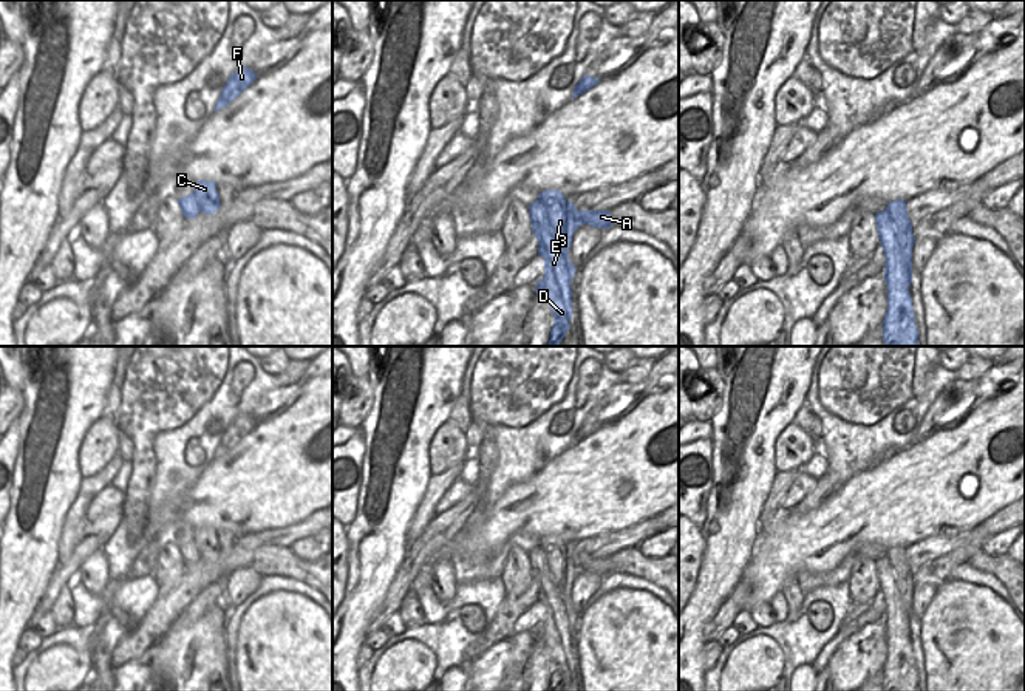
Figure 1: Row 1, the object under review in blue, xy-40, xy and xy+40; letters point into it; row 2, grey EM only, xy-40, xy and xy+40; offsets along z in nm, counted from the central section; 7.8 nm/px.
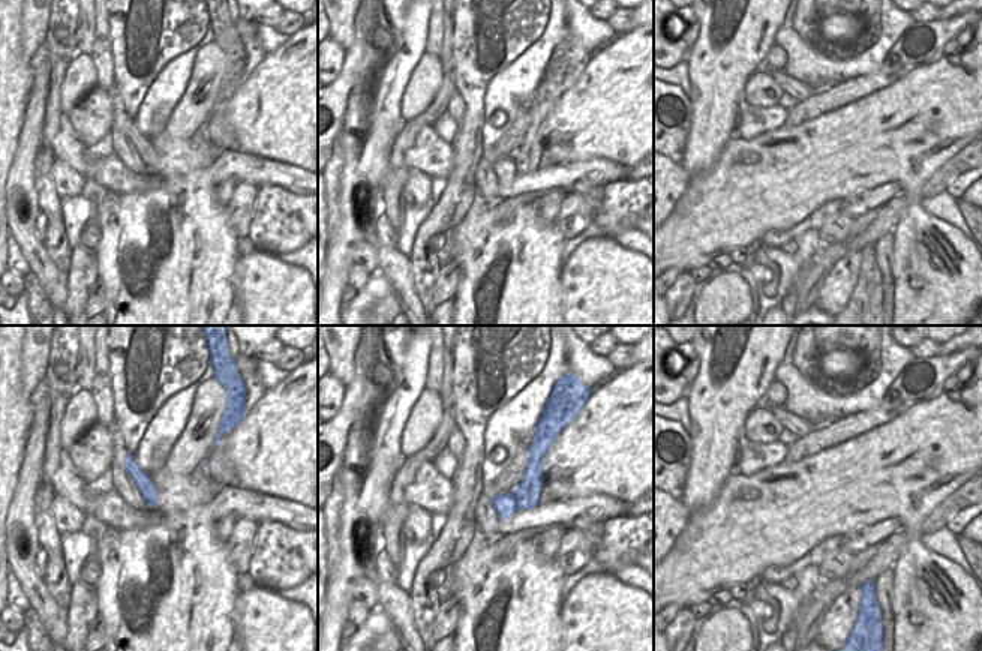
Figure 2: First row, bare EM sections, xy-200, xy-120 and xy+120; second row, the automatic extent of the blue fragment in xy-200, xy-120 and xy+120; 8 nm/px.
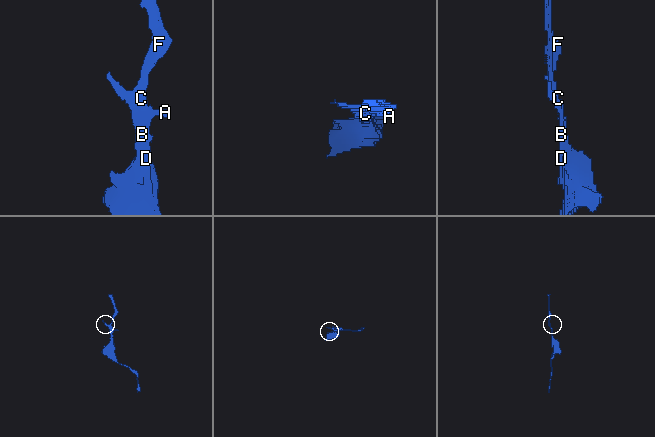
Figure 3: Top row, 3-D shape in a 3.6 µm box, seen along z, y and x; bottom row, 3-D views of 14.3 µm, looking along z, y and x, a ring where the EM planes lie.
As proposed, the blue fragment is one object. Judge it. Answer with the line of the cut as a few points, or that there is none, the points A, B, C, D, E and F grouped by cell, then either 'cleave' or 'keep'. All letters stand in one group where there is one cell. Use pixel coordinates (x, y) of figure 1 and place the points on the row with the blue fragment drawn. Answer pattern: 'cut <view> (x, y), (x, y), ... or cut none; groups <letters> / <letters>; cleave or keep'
cut xy (538, 198), (546, 211), (554, 241), (566, 263); groups A C E F / B D; cleave

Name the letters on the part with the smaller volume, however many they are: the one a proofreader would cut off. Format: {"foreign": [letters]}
{"foreign": ["A", "C", "E", "F"]}

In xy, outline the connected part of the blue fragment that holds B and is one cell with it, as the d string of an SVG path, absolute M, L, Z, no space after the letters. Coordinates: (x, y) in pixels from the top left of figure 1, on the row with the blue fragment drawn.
M541 199L529 206L532 232L538 240L538 255L544 260L544 277L536 281L536 295L543 295L553 312L549 346L558 346L569 331L572 318L572 288L575 269L569 258L564 261L561 247L555 243L547 210Z

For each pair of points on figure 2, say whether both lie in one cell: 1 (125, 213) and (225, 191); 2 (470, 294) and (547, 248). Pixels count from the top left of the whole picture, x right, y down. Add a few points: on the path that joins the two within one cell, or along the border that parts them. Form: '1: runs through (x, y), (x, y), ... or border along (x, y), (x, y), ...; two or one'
1: border along (215, 186), (215, 198), (225, 206); two
2: runs through (485, 269), (501, 240), (522, 240); one

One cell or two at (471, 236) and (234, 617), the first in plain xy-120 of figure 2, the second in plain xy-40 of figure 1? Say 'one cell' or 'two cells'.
two cells

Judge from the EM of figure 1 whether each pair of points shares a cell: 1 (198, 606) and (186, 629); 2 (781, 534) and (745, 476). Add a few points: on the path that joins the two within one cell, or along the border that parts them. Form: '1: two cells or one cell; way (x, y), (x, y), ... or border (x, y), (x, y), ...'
1: two cells; border (220, 600), (207, 606), (195, 619), (183, 617)
2: two cells; border (759, 529), (752, 557), (745, 563)

